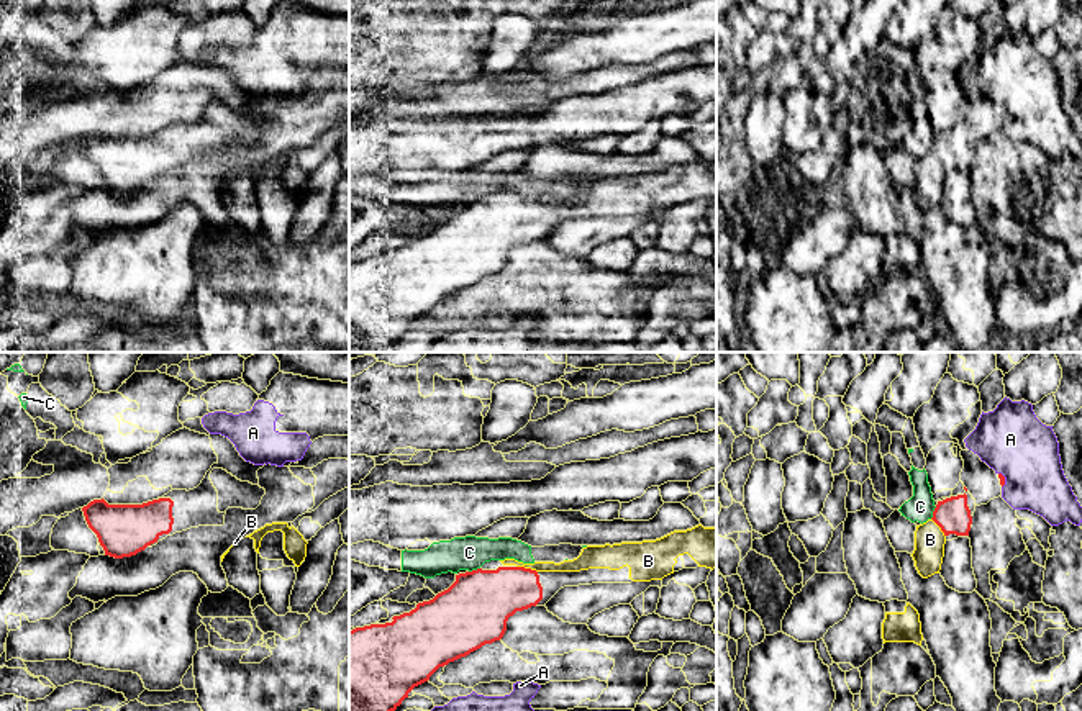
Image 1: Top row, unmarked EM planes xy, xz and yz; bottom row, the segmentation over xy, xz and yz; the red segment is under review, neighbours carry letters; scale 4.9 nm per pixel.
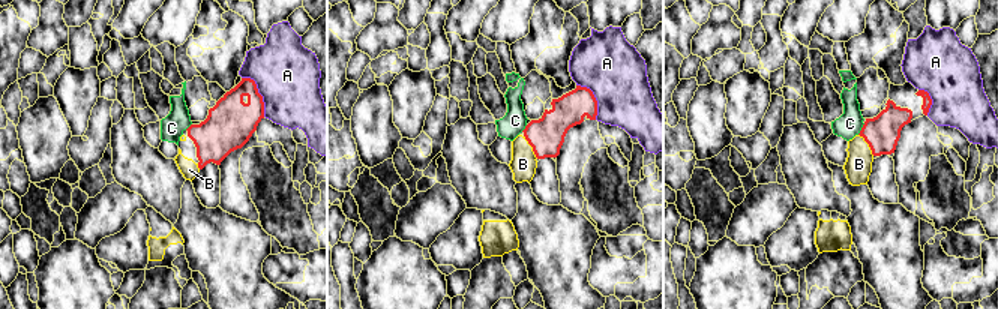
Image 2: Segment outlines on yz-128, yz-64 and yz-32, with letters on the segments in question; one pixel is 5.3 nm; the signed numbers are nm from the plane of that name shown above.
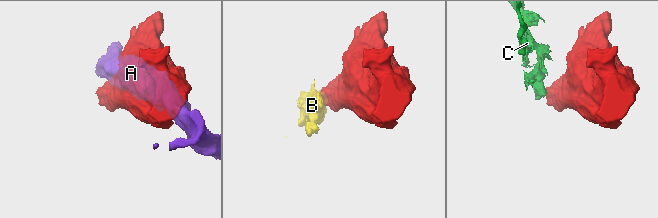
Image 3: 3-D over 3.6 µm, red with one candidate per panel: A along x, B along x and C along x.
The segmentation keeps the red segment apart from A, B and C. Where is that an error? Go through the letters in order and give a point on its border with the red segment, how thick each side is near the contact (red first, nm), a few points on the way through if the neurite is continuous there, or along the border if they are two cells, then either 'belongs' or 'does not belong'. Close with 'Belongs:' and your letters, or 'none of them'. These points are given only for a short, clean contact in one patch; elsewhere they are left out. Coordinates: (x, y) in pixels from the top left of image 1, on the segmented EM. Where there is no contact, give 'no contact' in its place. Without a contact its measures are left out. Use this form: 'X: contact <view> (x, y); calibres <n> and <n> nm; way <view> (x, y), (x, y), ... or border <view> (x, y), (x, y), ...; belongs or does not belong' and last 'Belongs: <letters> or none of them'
A: contact yz (1004, 480); calibres 30 and 340 nm; does not belong
B: contact xz (527, 569); calibres 280 and 70 nm; way xz (486, 598), (504, 592), (527, 569), (577, 564); belongs
C: contact yz (933, 513); calibres 170 and 140 nm; border yz (936, 507), (930, 518); does not belong
Belongs: B

